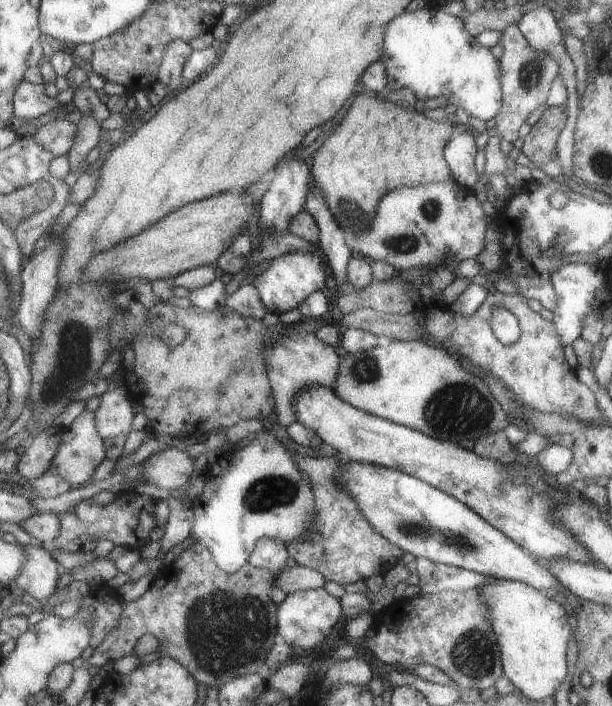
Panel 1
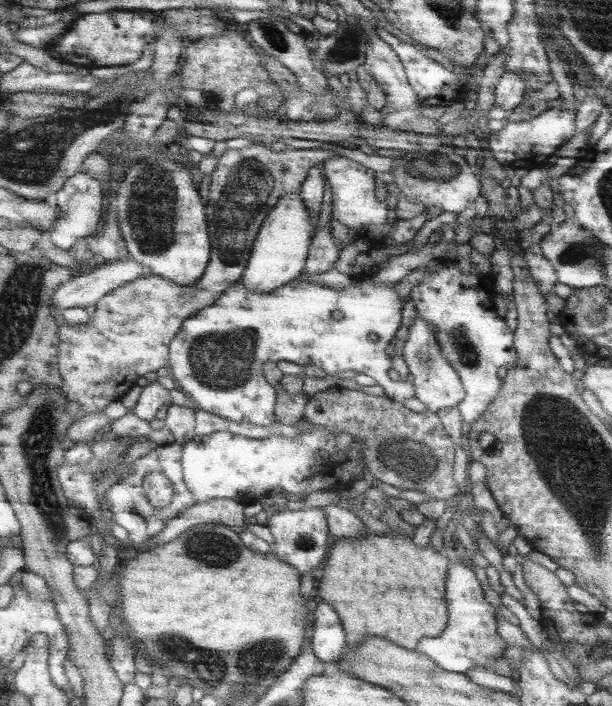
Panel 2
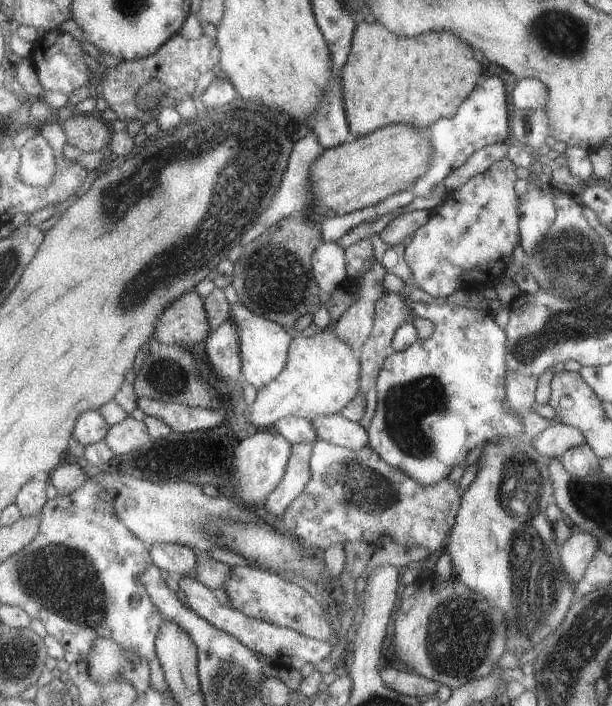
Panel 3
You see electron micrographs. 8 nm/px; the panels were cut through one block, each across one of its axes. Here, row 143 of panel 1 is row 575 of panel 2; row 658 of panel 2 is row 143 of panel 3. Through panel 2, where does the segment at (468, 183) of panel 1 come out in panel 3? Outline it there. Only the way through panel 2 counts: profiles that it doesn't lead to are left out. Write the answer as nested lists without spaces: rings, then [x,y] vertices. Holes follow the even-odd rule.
[[[491,76],[473,90],[473,94],[469,96],[469,100],[465,100],[457,116],[441,118],[429,128],[429,138],[433,142],[433,168],[429,168],[429,172],[417,180],[413,194],[429,198],[433,188],[441,180],[447,180],[481,148],[507,142],[511,138],[511,130],[513,128],[509,124],[509,104],[507,104],[505,82],[501,76]]]

